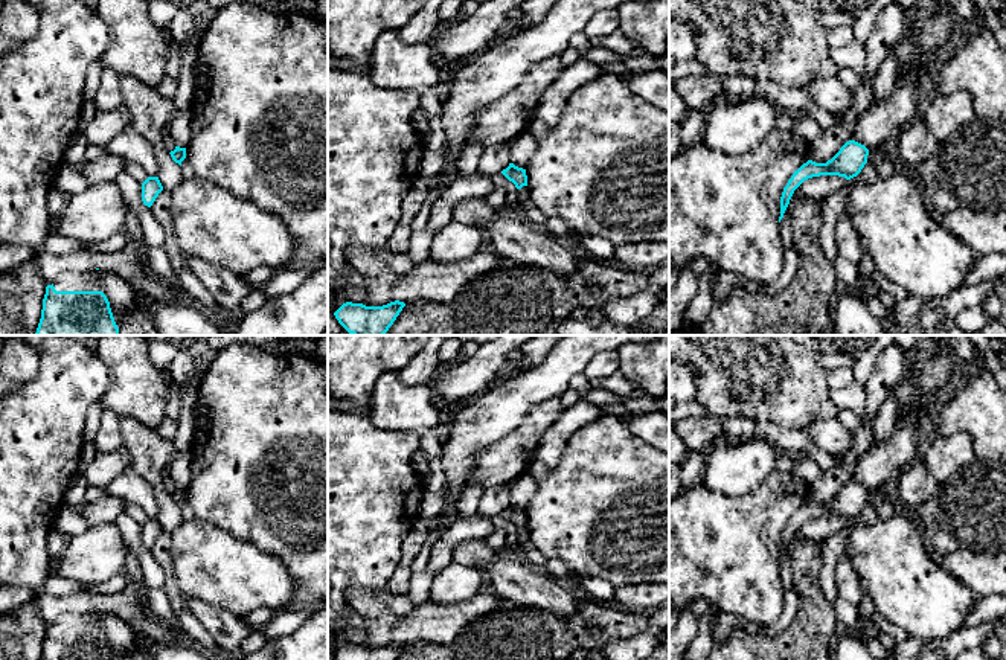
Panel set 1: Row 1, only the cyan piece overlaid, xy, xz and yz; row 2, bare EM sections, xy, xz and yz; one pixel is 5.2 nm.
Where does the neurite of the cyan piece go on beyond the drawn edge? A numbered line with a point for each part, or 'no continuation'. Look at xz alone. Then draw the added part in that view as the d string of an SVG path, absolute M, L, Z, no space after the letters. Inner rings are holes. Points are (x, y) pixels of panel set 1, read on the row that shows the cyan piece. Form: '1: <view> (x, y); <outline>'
no continuation

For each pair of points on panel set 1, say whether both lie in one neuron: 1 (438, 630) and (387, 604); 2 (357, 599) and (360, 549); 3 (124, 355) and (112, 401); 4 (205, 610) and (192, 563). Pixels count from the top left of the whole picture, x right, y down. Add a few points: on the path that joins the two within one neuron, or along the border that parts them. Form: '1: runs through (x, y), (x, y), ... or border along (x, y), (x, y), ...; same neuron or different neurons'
1: border along (415, 605), (407, 615), (378, 615), (372, 619); different neurons
2: border along (384, 587), (351, 589), (346, 604); different neurons
3: runs through (124, 366), (122, 390); same neuron
4: border along (183, 596), (201, 599), (235, 615); different neurons

